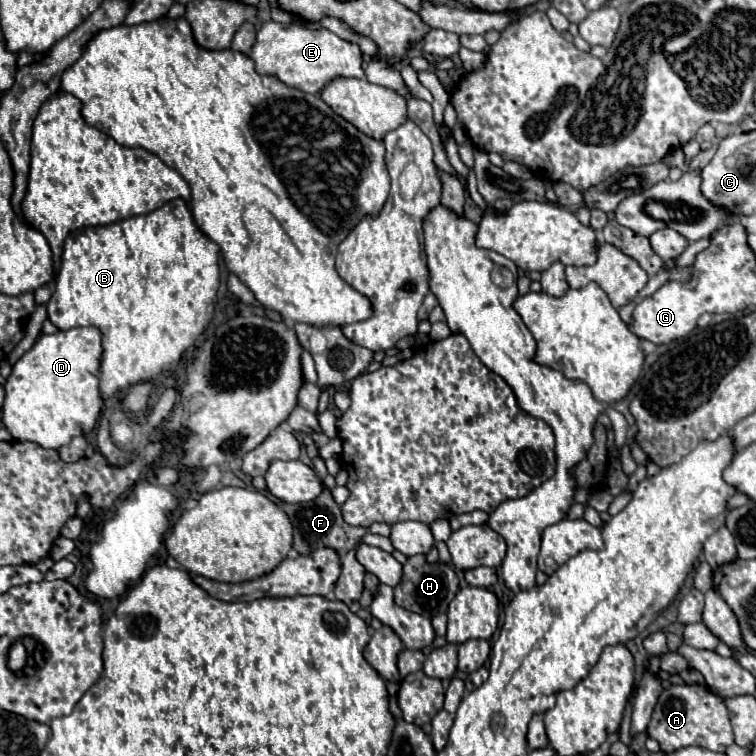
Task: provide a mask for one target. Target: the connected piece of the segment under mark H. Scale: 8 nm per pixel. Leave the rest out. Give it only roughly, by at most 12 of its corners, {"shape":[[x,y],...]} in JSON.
{"shape":[[412,555],[396,603],[428,619],[460,589],[454,569]]}

